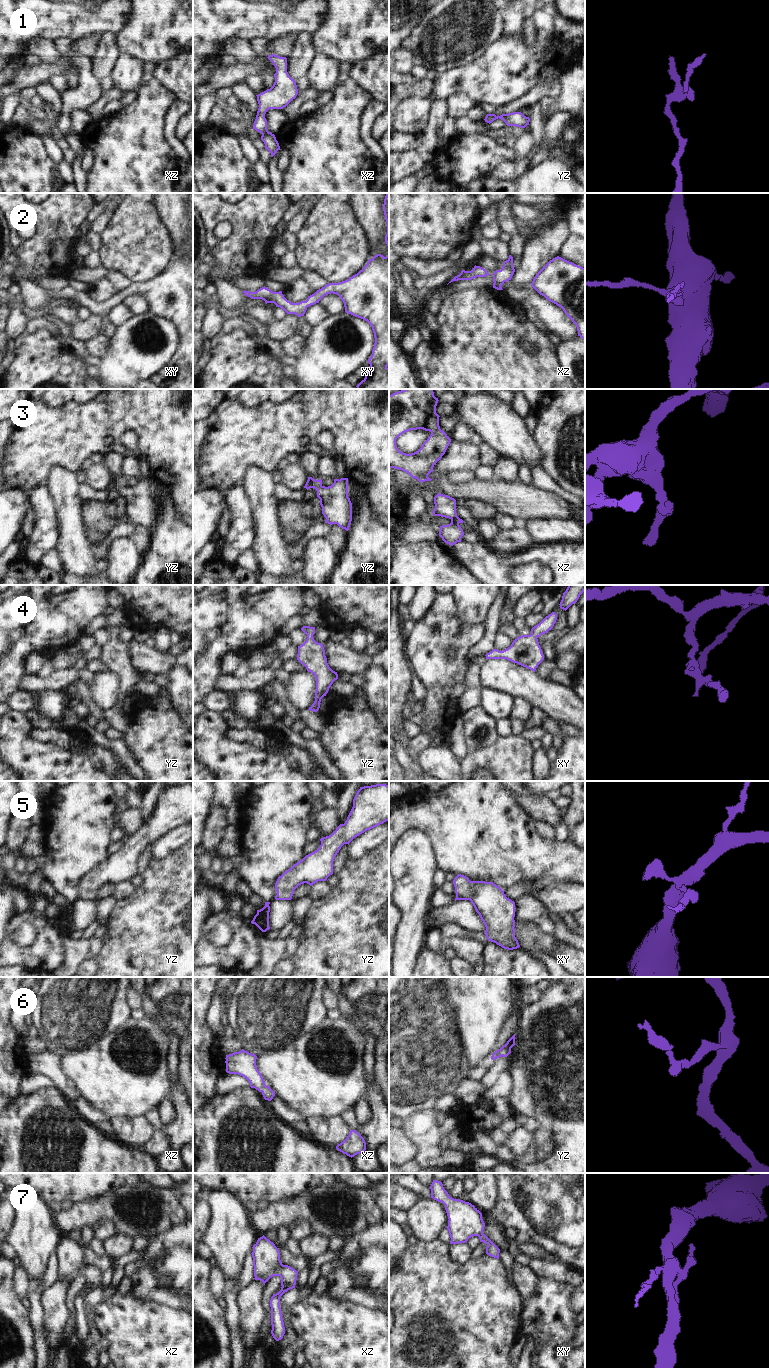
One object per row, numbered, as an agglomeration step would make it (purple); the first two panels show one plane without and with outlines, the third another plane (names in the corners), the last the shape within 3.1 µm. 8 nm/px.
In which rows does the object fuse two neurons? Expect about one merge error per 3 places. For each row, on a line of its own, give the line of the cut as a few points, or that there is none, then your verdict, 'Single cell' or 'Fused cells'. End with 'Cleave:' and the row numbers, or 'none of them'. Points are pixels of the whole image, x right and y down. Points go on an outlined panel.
1: No split. Single cell
2: No split. Single cell
3: No split. Single cell
4: No split. Single cell
5: No split. Single cell
6: No split. Single cell
7: No split. Single cell
Cleave: none of them.

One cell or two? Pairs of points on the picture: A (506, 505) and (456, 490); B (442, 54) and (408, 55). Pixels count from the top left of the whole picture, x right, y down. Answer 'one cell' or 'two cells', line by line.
A: one cell
B: two cells

